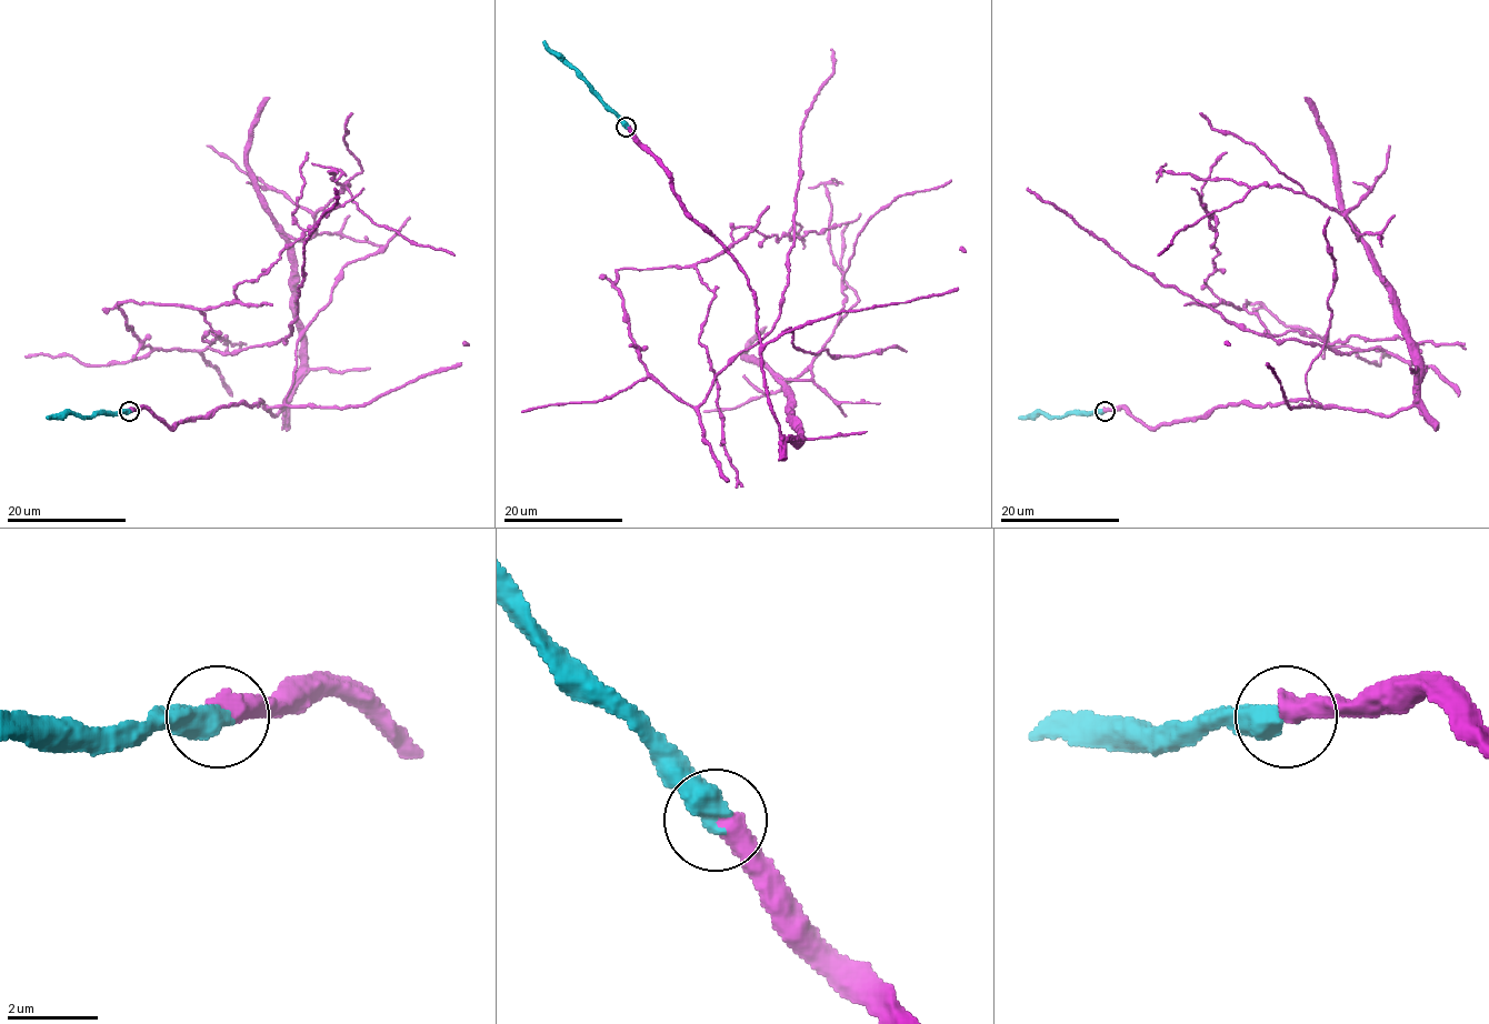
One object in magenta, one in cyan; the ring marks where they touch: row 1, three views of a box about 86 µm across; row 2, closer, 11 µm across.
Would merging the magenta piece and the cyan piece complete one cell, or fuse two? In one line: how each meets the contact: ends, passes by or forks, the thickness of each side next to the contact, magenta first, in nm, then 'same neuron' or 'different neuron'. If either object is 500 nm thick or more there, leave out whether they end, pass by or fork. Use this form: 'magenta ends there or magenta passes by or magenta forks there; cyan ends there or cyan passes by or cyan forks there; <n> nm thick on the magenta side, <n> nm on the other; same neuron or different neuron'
500 nm thick on the magenta side, 550 nm on the other; same neuron

